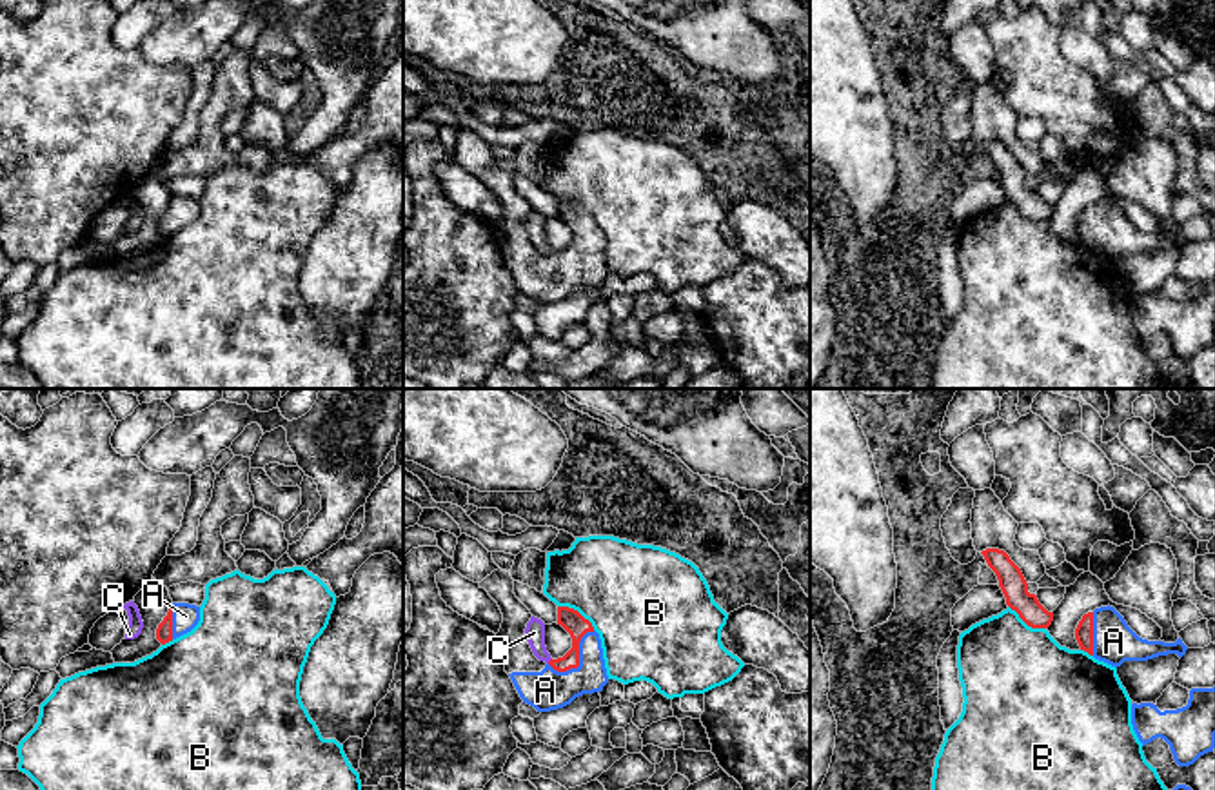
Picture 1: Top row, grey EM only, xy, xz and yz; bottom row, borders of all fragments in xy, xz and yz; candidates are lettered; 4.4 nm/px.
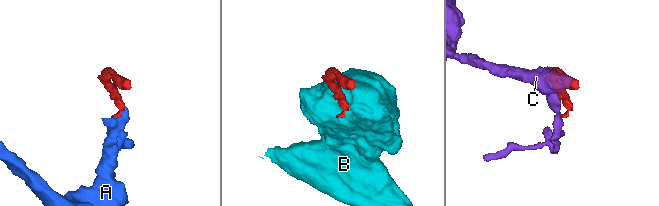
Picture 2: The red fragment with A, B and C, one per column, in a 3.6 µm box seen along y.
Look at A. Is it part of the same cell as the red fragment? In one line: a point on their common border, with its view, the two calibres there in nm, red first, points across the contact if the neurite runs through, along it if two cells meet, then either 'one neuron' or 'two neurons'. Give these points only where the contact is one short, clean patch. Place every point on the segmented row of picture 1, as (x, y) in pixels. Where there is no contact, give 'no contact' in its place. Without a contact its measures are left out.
meets red in xz at (578, 661); 100 nm thick on the red side, 180 nm on the other; runs through xz (572, 622), (580, 629), (578, 661), (563, 680), (545, 691); one neuron

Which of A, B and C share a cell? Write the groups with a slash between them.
A / B / C

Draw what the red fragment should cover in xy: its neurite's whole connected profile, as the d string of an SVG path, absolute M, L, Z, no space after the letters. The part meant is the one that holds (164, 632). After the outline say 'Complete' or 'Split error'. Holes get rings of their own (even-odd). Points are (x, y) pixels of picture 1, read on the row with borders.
M173 603L167 616L156 628L156 639L165 645L187 632L200 621L200 607L189 603Z. Split error

